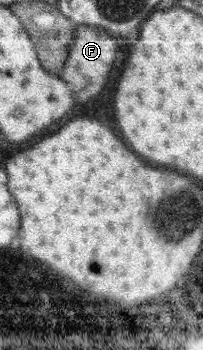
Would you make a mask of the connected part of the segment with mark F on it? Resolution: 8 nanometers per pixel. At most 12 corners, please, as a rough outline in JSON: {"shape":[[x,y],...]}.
{"shape":[[75,24],[59,78],[76,102],[98,94],[115,37]]}

